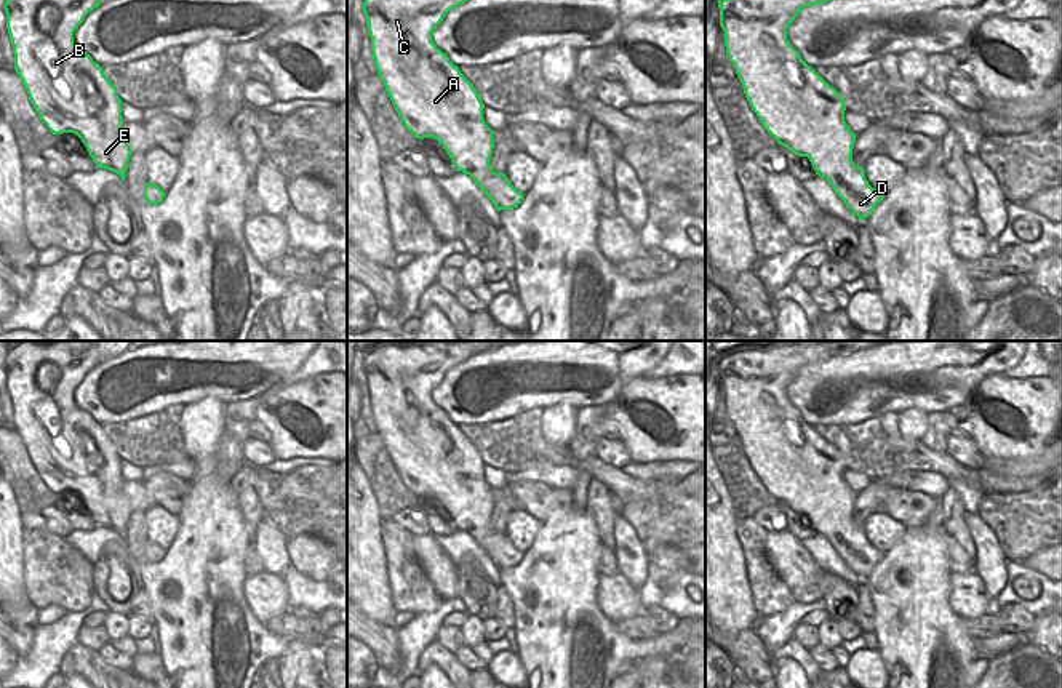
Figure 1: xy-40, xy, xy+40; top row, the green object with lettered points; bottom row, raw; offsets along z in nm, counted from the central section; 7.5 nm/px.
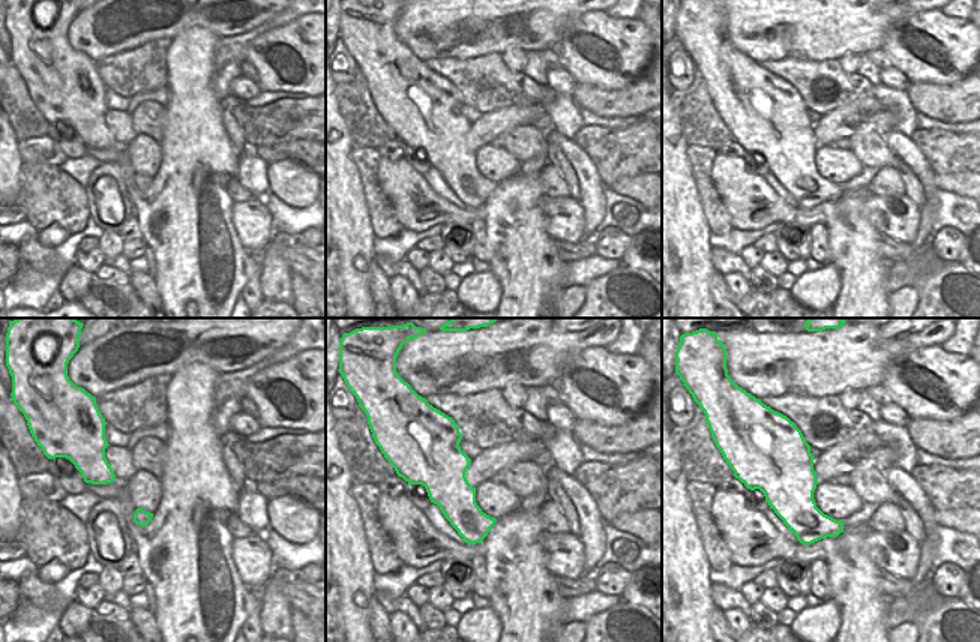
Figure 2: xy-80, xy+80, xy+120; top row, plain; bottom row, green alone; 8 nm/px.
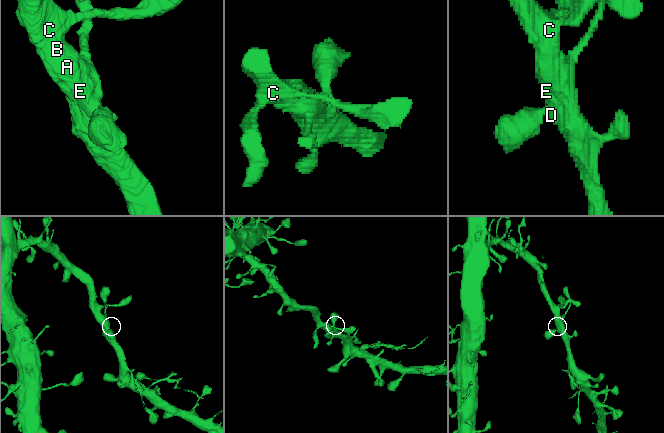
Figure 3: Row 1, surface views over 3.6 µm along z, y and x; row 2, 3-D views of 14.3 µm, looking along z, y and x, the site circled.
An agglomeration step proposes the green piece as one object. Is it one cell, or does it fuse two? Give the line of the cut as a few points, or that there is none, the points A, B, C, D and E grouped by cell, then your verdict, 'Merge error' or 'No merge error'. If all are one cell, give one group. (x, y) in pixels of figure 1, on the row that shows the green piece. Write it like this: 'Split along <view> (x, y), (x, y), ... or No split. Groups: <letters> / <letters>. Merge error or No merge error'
No split. Groups: A B C D E. No merge error.

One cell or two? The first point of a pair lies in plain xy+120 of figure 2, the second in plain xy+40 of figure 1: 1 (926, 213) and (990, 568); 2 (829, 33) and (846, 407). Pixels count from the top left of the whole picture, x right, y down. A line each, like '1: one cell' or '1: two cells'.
1: one cell
2: one cell

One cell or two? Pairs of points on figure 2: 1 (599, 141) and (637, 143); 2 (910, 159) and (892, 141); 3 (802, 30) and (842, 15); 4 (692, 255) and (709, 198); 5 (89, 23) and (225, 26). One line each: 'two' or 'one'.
1: one
2: one
3: one
4: two
5: one

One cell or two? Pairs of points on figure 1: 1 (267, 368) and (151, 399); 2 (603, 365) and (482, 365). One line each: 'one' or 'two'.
1: one
2: one

